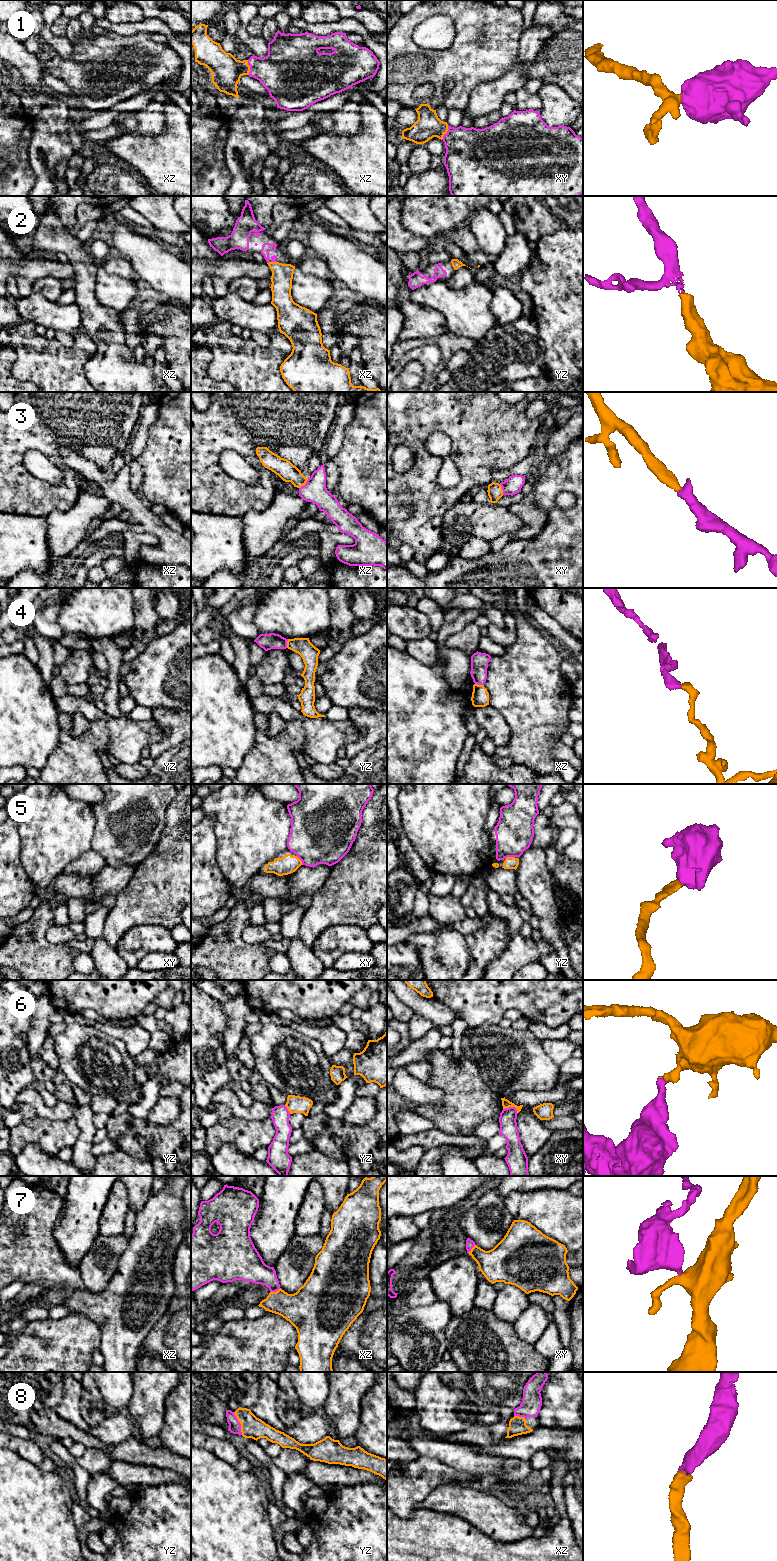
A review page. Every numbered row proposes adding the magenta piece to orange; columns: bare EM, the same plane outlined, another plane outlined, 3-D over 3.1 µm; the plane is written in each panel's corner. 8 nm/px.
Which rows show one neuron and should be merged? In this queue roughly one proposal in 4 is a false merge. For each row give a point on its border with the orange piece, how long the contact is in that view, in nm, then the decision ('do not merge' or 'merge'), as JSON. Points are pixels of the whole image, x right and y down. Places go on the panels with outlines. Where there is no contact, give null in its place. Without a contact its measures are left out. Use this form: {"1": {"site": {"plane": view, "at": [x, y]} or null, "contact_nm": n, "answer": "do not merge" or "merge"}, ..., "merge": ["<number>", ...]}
{"1": {"site": {"plane": "xy", "at": [446, 132]}, "contact_nm": 130, "answer": "merge"}, "2": {"site": {"plane": "xz", "at": [269, 262]}, "contact_nm": 30, "answer": "merge"}, "3": {"site": {"plane": "xz", "at": [304, 484]}, "contact_nm": 110, "answer": "merge"}, "4": {"site": {"plane": "yz", "at": [287, 643]}, "contact_nm": 70, "answer": "do not merge"}, "5": {"site": {"plane": "xy", "at": [300, 860]}, "contact_nm": 90, "answer": "do not merge"}, "6": {"site": {"plane": "xy", "at": [512, 1106]}, "contact_nm": 130, "answer": "do not merge"}, "7": {"site": {"plane": "xz", "at": [276, 1291]}, "contact_nm": 90, "answer": "merge"}, "8": {"site": {"plane": "yz", "at": [240, 1423]}, "contact_nm": 200, "answer": "merge"}, "merge": ["1", "2", "3", "7", "8"]}

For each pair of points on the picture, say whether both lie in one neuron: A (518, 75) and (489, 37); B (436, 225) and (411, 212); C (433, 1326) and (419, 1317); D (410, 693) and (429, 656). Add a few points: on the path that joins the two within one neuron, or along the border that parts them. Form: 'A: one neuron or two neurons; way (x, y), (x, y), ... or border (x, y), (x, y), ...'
A: two neurons; border (529, 77), (520, 66), (516, 66), (494, 81)
B: one neuron; way (430, 219), (423, 212), (417, 212)
C: one neuron; way (430, 1326), (422, 1320)
D: two neurons; border (405, 650), (422, 663), (432, 664), (437, 659)

